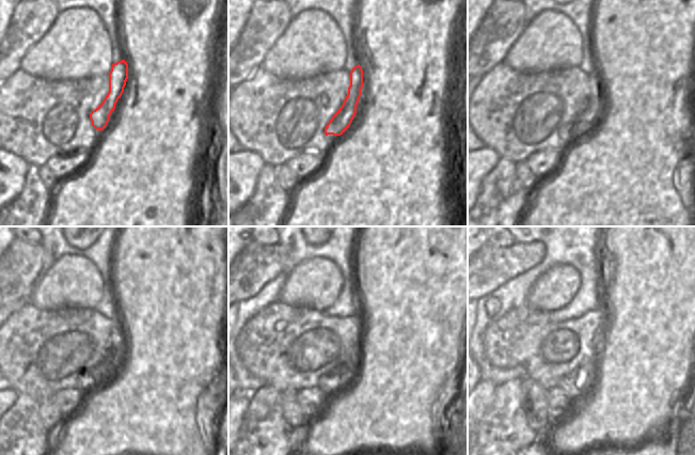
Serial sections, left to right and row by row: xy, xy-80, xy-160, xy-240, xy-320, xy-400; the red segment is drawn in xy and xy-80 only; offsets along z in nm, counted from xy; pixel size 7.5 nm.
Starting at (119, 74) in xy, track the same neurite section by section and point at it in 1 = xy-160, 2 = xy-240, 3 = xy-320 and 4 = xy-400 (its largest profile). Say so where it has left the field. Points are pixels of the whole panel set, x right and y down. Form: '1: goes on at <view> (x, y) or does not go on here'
1: goes on at xy-160 (589, 113)
2: goes on at xy-240 (89, 378)
3: goes on at xy-320 (334, 379)
4: goes on at xy-400 (575, 383)

